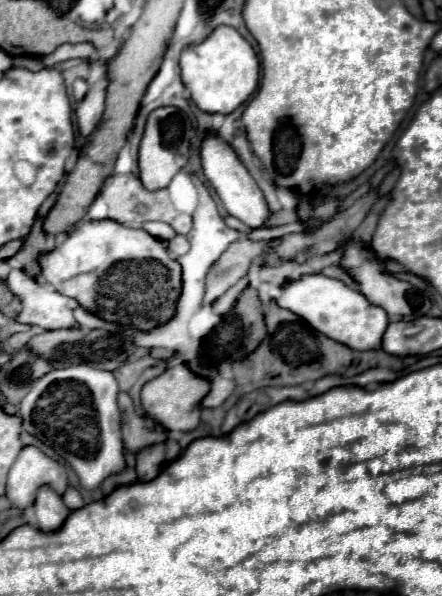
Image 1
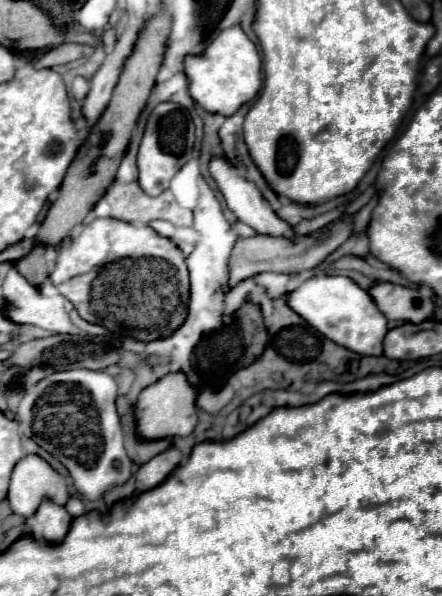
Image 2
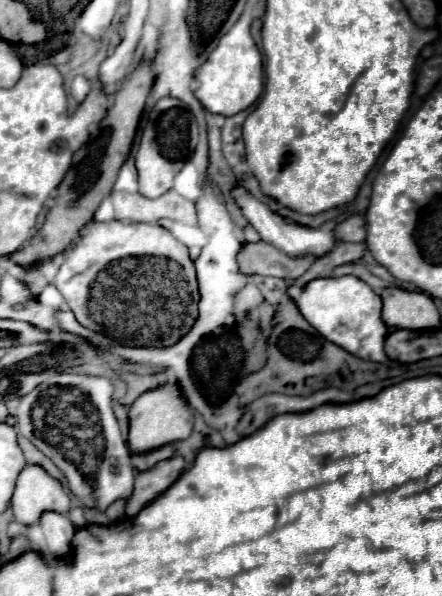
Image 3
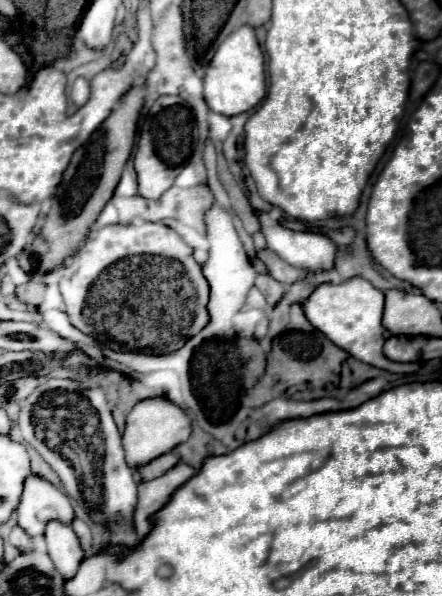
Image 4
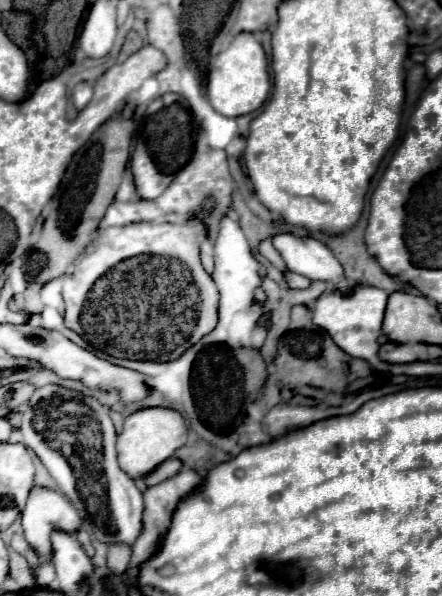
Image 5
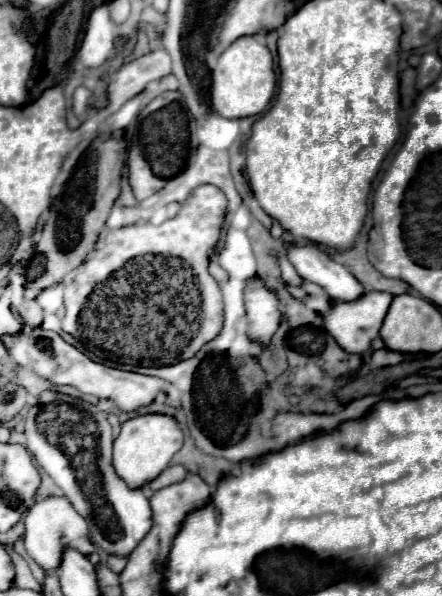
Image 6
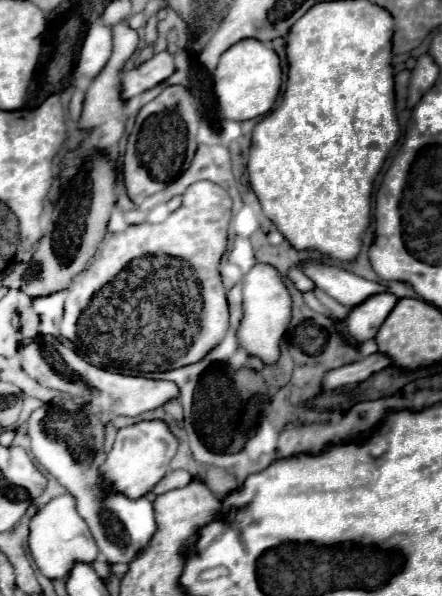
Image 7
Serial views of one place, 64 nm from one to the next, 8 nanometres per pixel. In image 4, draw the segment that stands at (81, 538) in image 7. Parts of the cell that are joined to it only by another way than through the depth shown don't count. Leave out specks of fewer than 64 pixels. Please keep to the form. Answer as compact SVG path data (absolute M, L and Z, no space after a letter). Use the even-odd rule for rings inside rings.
M30 476L24 484L22 502L16 514L20 528L24 528L30 536L42 536L50 520L64 524L74 520L74 510L68 494L38 476Z

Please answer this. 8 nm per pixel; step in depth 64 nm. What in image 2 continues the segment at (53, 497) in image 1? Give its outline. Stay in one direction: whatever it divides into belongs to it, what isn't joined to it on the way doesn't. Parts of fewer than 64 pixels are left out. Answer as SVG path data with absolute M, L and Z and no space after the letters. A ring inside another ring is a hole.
M42 502L42 506L36 512L36 520L44 528L44 538L48 544L60 544L72 524L72 516L66 512L66 508L56 506L54 502Z

